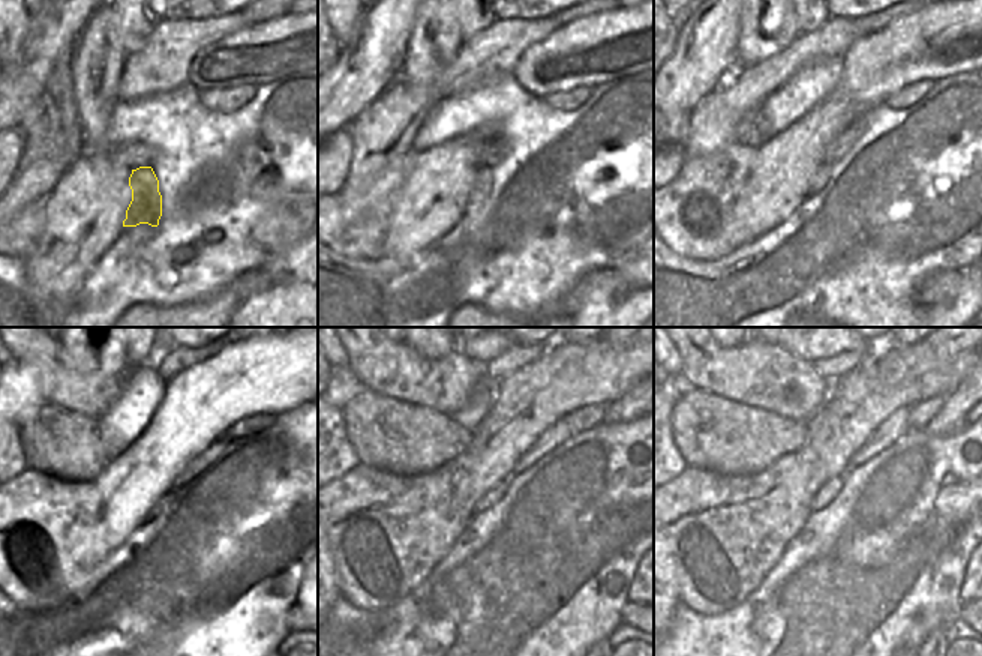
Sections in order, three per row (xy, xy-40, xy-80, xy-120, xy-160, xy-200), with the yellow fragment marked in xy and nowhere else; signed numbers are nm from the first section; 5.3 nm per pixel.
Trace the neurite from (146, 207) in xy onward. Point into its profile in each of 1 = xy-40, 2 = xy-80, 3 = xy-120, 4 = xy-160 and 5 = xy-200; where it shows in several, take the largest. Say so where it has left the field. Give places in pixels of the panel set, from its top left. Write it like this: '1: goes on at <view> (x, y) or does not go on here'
1: goes on at xy-40 (482, 188)
2: goes on at xy-80 (822, 174)
3: goes on at xy-120 (153, 509)
4: goes on at xy-160 (490, 497)
5: goes on at xy-200 (825, 496)

